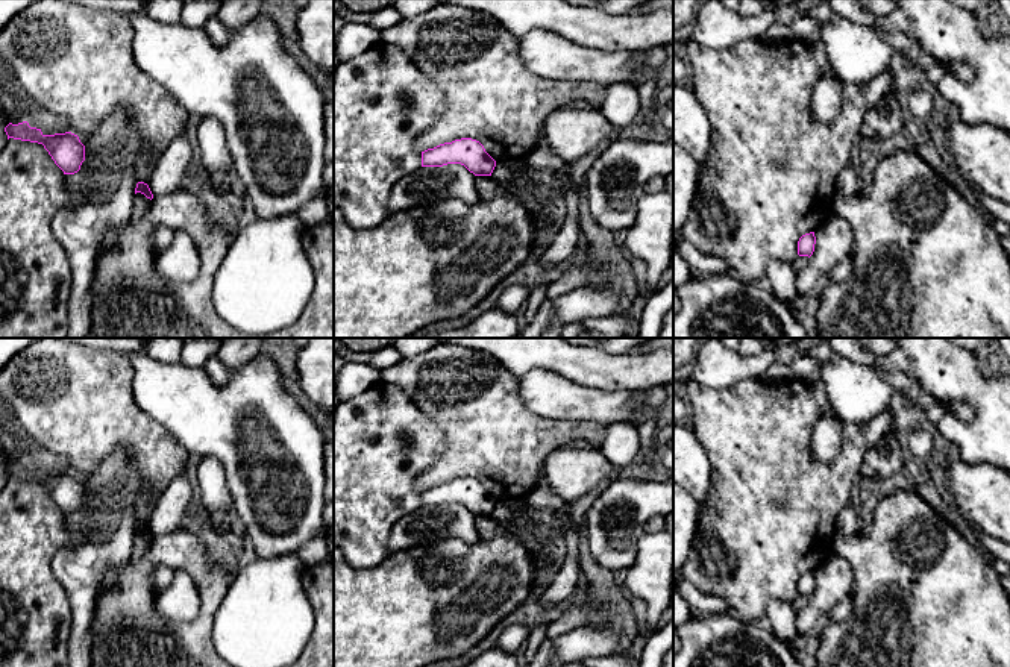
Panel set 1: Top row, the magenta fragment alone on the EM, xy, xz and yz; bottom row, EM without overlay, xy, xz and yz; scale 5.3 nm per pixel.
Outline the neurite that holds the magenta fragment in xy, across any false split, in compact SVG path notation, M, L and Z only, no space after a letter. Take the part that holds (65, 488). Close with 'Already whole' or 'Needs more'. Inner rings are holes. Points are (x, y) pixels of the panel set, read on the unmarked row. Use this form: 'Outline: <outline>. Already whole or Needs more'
Outline: M27 461L18 464L9 462L5 471L8 479L14 478L42 484L64 514L77 512L85 500L85 485L71 471L44 474L41 468L30 467Z. Already whole

